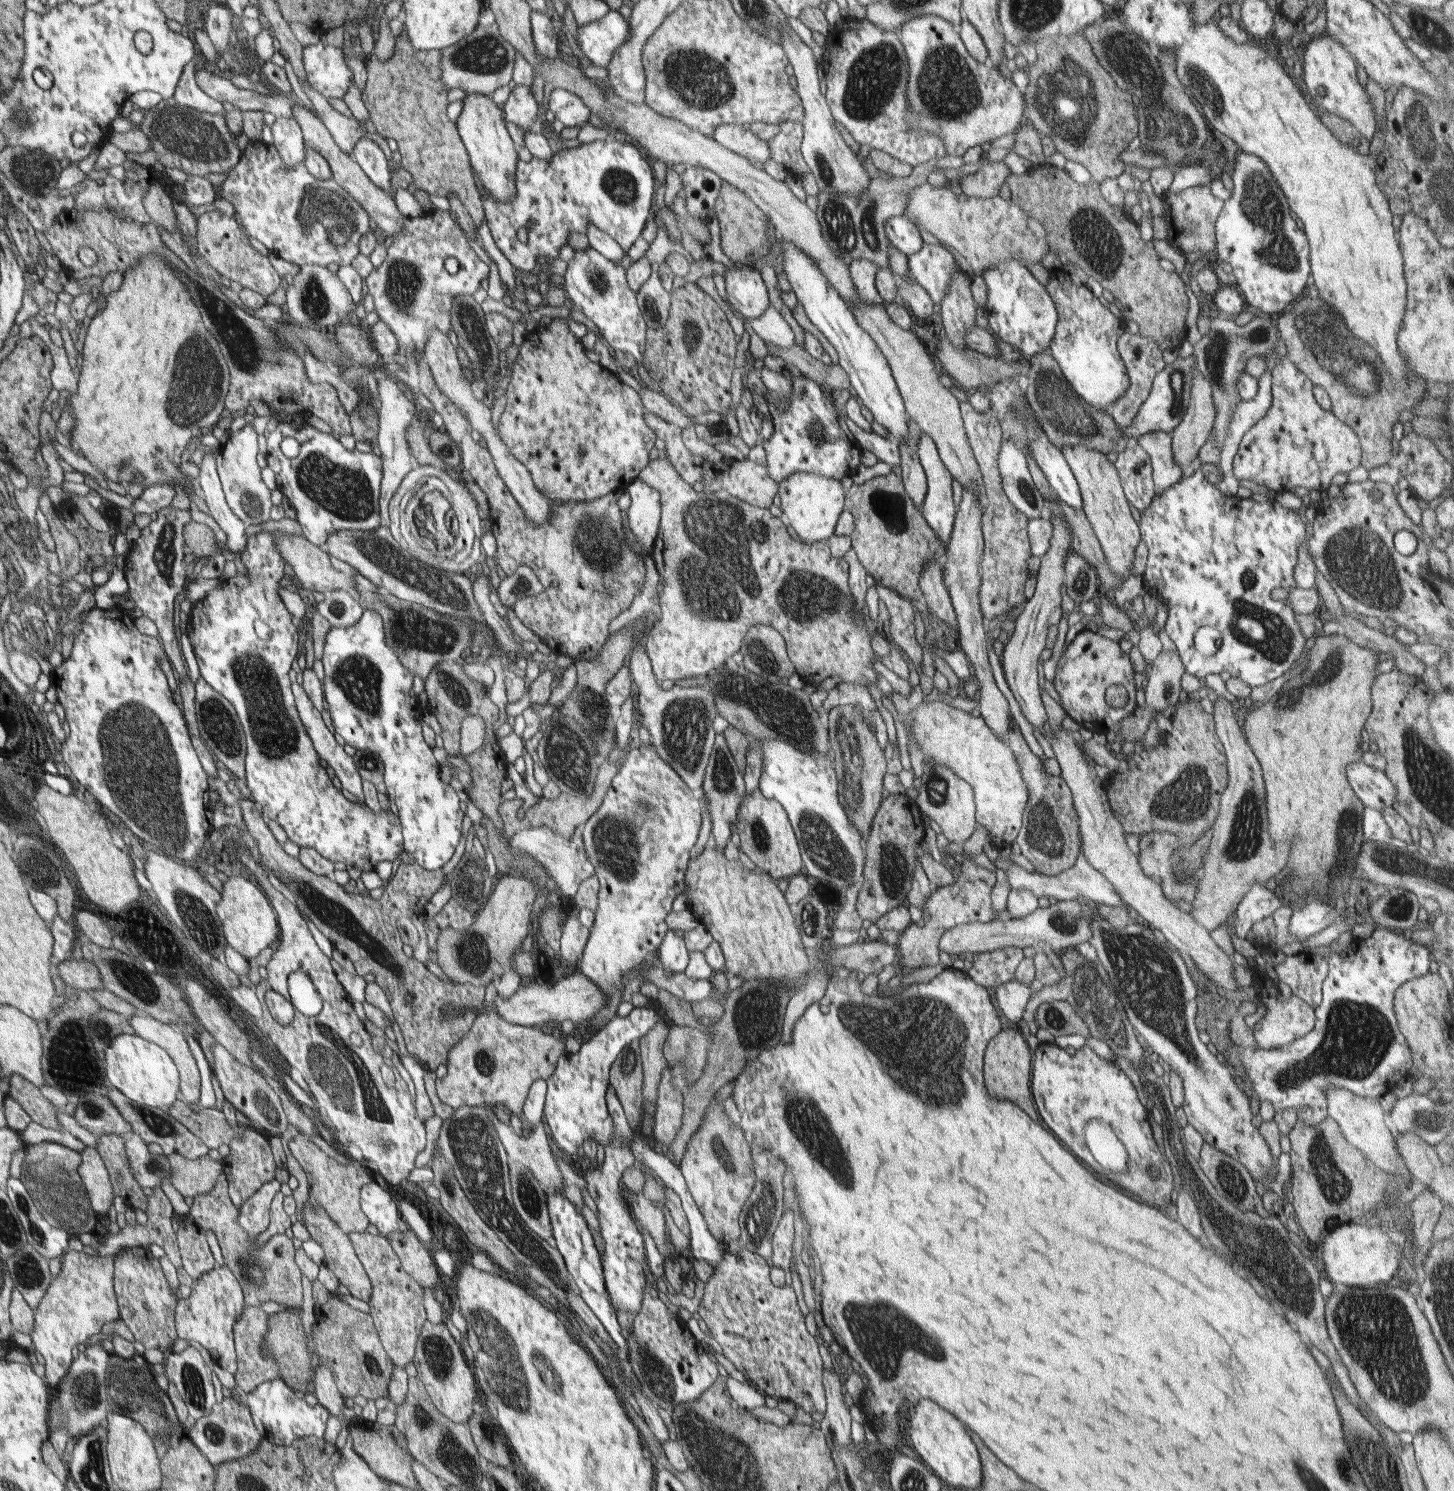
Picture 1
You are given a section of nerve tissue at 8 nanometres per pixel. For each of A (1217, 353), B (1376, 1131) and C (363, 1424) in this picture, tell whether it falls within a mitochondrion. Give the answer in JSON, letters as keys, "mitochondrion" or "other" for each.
{"A":"mitochondrion","B":"other","C":"other"}

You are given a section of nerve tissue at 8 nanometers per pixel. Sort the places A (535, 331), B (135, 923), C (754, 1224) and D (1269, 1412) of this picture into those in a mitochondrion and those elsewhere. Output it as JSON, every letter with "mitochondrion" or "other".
{"A":"other","B":"other","C":"mitochondrion","D":"other"}

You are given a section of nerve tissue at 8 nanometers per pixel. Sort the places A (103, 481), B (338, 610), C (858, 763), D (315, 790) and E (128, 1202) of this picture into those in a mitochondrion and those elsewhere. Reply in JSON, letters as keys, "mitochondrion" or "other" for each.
{"A":"other","B":"mitochondrion","C":"other","D":"other","E":"other"}

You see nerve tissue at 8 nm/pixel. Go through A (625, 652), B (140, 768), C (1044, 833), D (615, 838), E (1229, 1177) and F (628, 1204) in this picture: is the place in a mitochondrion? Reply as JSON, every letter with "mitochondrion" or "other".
{"A":"other","B":"mitochondrion","C":"mitochondrion","D":"mitochondrion","E":"mitochondrion","F":"other"}

